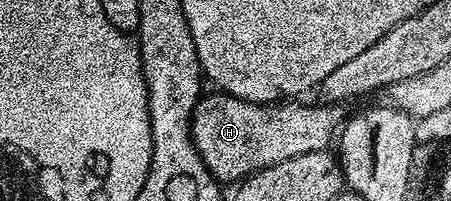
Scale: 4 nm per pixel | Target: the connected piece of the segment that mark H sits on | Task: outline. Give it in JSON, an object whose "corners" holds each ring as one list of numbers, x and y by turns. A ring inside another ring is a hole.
{"corners":[[205,94,192,114,192,140,216,182,243,181,264,167,300,157,302,153,326,151,333,146,346,122,343,106,307,107,304,101,281,101,275,105,247,103,233,95]]}

